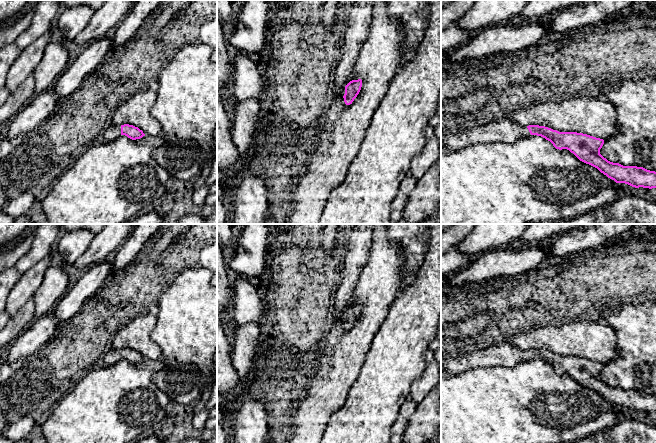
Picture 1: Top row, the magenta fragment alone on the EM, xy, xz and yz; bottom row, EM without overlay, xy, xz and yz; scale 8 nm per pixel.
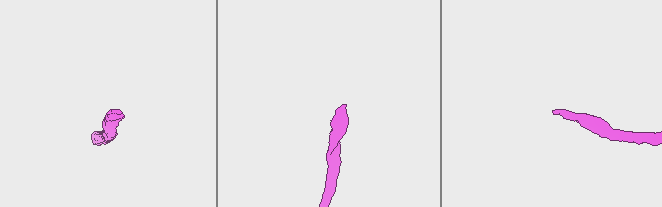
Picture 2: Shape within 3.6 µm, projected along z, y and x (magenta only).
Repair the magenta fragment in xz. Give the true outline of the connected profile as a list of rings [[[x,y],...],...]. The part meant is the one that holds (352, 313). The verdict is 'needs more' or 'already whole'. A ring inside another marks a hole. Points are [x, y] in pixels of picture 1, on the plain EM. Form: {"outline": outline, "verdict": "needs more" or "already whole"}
{"outline": [[[355,224],[348,238],[348,250],[344,259],[344,266],[341,272],[341,281],[335,291],[333,312],[335,320],[342,320],[346,329],[352,328],[362,311],[362,304],[354,304],[354,289],[358,278],[366,264],[370,249],[372,224]]], "verdict": "needs more"}

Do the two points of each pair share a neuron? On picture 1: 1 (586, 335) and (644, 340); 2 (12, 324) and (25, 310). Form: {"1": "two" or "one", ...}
{"1": "two", "2": "one"}

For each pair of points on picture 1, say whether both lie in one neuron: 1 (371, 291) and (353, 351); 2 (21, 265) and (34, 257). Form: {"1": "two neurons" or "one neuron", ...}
{"1": "one neuron", "2": "one neuron"}

